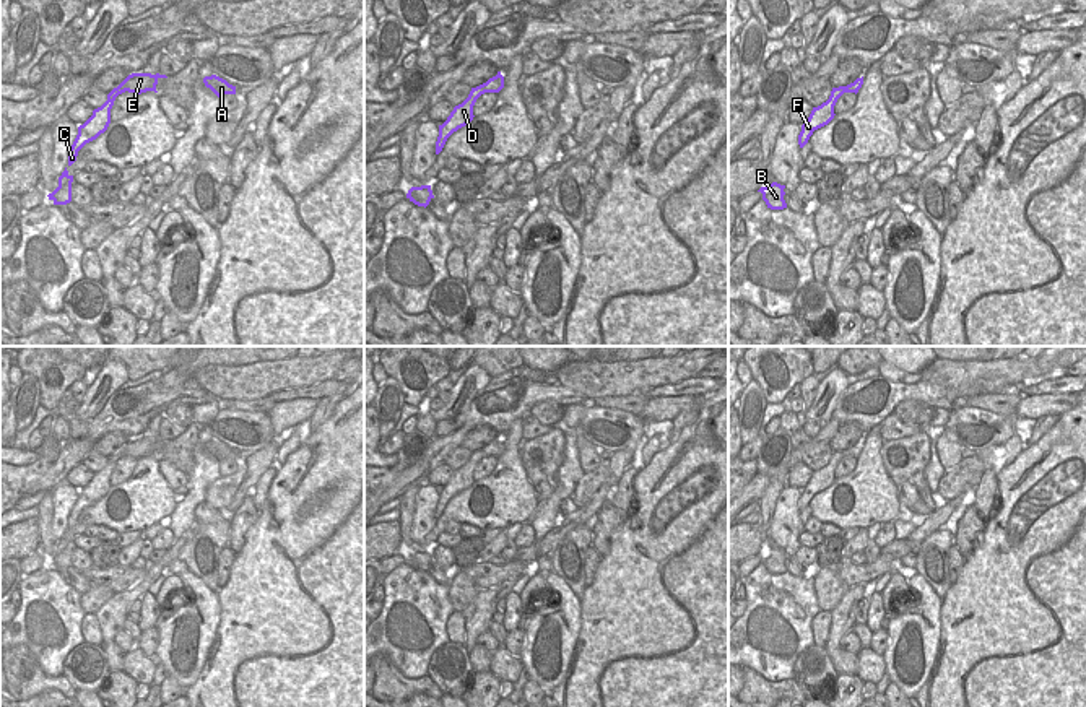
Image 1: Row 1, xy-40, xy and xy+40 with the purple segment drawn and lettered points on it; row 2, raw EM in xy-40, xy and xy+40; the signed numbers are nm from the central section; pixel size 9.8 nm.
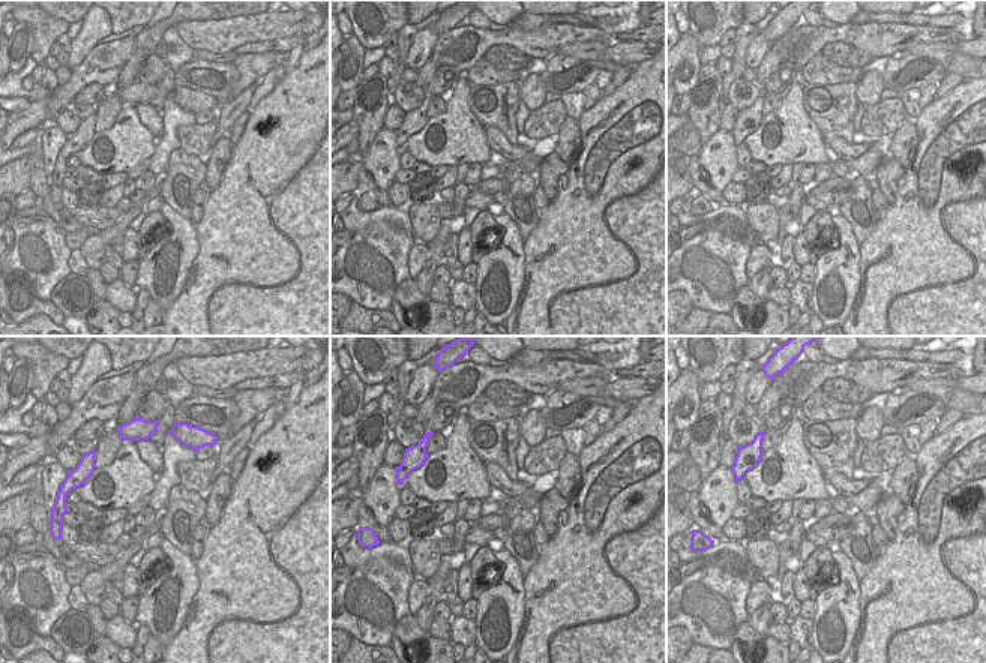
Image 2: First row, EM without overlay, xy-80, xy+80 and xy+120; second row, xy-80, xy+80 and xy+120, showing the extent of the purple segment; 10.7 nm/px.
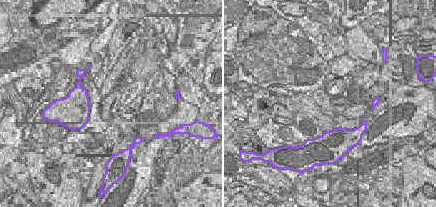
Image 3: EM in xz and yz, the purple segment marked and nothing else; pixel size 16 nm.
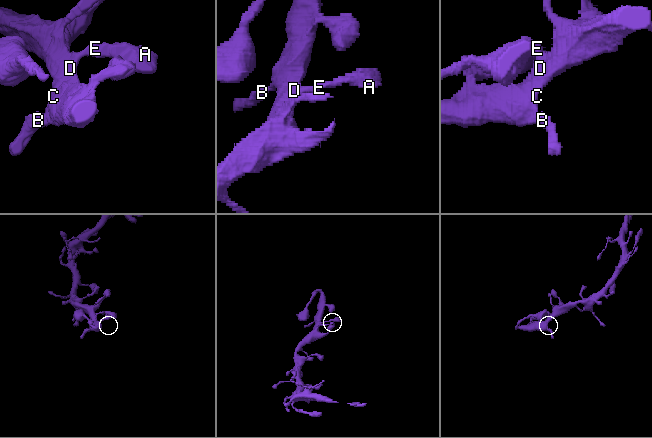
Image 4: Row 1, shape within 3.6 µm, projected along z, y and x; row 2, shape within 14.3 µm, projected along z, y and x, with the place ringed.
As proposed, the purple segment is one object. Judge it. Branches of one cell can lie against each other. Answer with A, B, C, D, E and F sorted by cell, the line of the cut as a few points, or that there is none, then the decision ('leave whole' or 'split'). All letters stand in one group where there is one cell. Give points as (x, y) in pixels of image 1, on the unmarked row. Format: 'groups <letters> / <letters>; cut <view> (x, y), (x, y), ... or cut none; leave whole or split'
groups A B C D E F; cut none; leave whole

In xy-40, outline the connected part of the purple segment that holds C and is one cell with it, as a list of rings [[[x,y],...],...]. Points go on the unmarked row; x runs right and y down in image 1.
[[[132,437],[128,439],[117,452],[114,452],[107,458],[107,465],[93,475],[93,479],[78,491],[78,499],[68,515],[68,530],[76,525],[78,515],[89,505],[96,504],[101,497],[104,497],[111,488],[111,473],[119,458],[128,455],[135,458],[141,458],[146,455],[156,455],[156,449],[159,442],[167,442],[166,439],[151,439],[151,437]]]

